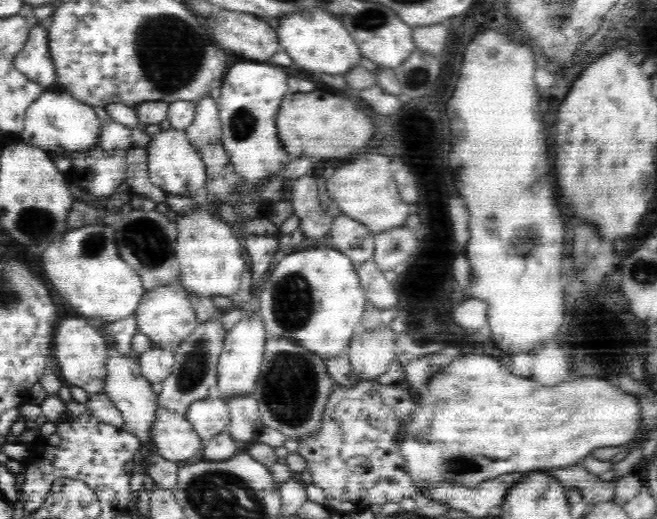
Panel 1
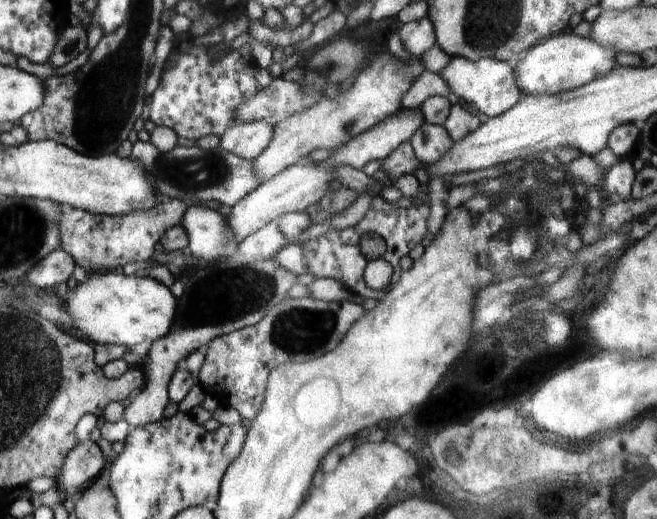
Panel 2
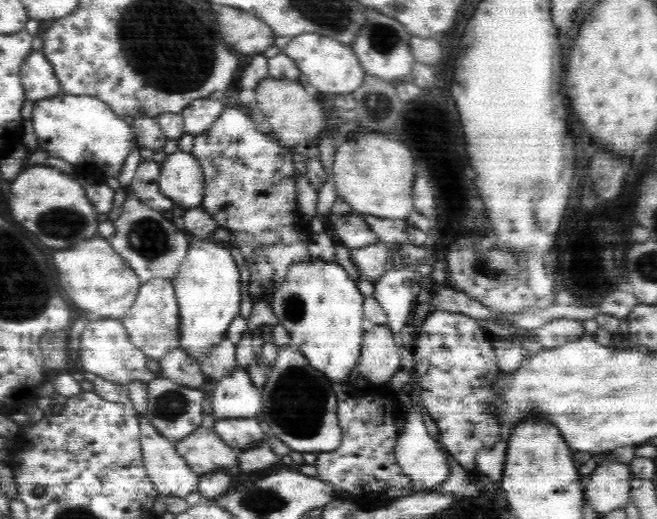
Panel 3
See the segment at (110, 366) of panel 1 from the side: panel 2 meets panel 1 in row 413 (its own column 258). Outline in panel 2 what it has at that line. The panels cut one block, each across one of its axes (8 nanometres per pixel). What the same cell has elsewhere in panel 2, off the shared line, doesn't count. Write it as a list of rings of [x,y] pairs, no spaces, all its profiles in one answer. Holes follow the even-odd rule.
[[[239,122],[220,137],[219,146],[244,160],[253,161],[262,154],[274,136],[274,126],[268,122]]]

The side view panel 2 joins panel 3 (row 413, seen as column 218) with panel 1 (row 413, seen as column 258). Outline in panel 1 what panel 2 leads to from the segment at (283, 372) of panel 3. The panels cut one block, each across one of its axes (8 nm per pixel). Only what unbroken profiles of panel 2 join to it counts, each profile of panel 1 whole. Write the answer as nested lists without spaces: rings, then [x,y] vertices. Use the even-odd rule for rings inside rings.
[[[269,338],[265,343],[258,386],[262,398],[258,400],[256,386],[252,394],[260,406],[260,424],[298,441],[300,438],[308,438],[308,435],[313,435],[320,428],[323,410],[336,383],[328,376],[320,355],[295,341]]]

